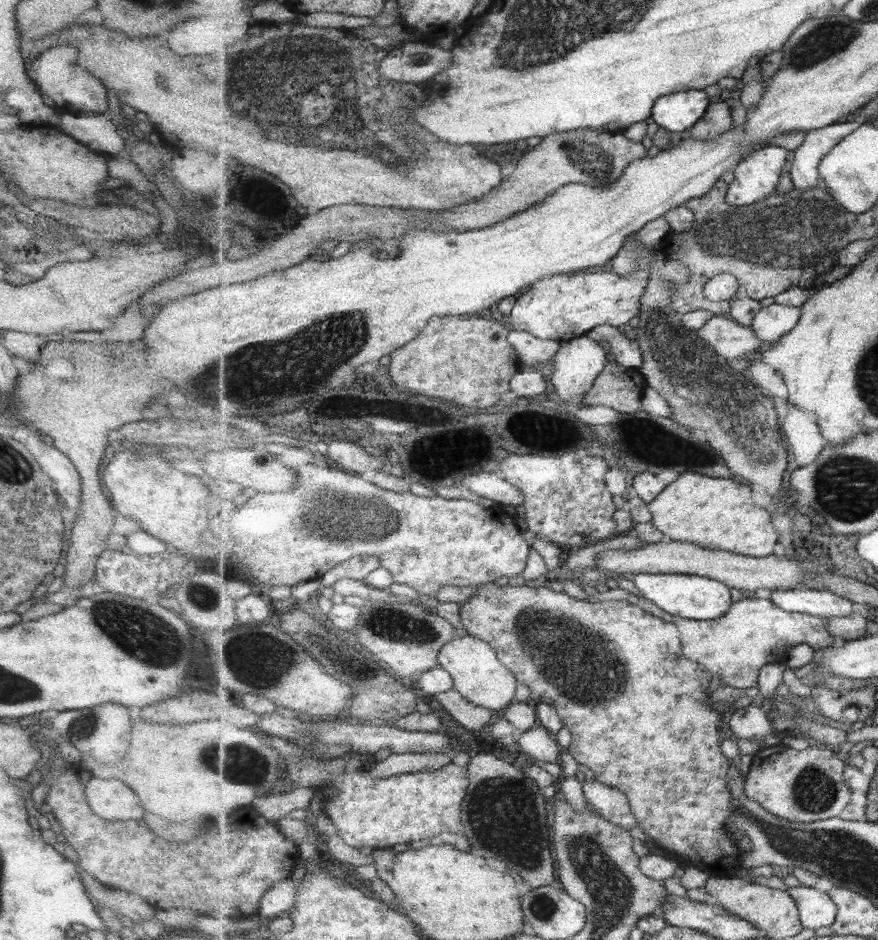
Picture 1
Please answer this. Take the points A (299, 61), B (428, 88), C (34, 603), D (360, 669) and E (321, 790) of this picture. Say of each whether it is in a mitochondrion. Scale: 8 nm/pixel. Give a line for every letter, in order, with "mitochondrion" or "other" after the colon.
A: mitochondrion
B: other
C: other
D: mitochondrion
E: other

